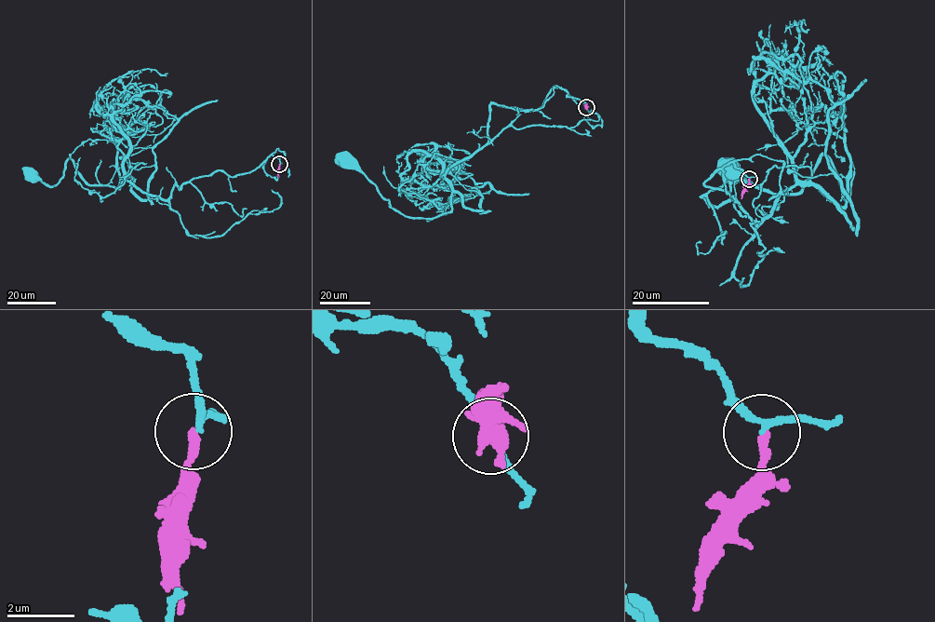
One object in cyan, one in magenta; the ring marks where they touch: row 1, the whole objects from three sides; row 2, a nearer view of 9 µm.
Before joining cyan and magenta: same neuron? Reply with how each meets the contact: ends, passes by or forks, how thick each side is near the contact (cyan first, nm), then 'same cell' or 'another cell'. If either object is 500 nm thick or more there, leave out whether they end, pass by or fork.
cyan passes by; magenta ends; calibres 170 and 280 nm; another cell

